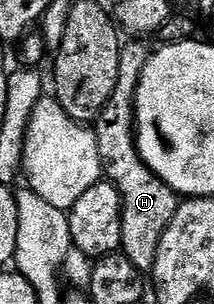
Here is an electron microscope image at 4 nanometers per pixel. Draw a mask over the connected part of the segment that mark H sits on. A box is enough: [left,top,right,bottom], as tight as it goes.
[94,40,178,271]

